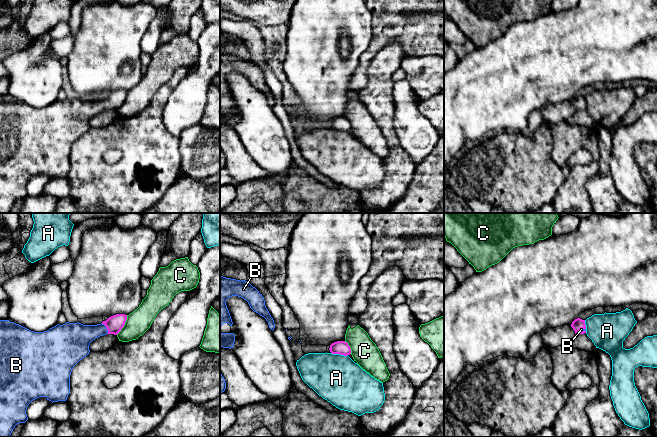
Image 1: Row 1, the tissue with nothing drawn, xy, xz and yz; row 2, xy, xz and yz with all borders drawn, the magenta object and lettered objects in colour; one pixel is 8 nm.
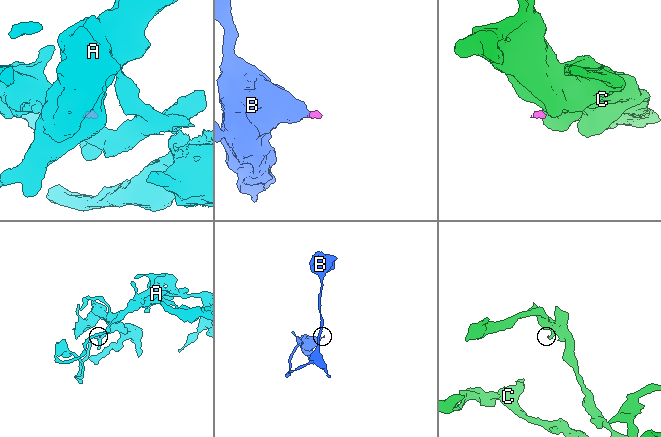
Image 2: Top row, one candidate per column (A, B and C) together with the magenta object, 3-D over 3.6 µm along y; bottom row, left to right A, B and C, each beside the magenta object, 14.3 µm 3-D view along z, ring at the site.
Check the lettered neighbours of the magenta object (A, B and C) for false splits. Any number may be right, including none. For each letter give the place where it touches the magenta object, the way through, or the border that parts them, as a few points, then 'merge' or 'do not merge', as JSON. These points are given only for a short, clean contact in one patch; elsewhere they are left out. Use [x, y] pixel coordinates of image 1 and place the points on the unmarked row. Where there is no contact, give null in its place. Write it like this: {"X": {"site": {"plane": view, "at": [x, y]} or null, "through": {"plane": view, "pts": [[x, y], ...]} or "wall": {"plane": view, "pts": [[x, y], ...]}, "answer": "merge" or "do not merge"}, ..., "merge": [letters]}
{"A": {"site": {"plane": "xz", "at": [339, 129]}, "wall": {"plane": "xz", "pts": [[331, 128], [347, 131]]}, "answer": "do not merge"}, "B": {"site": {"plane": "xy", "at": [106, 103]}, "through": {"plane": "xy", "pts": [[114, 100], [106, 103], [77, 113]]}, "answer": "merge"}, "C": {"site": {"plane": "xy", "at": [124, 100]}, "wall": {"plane": "xy", "pts": [[127, 91], [124, 102], [116, 110]]}, "answer": "do not merge"}, "merge": ["B"]}

